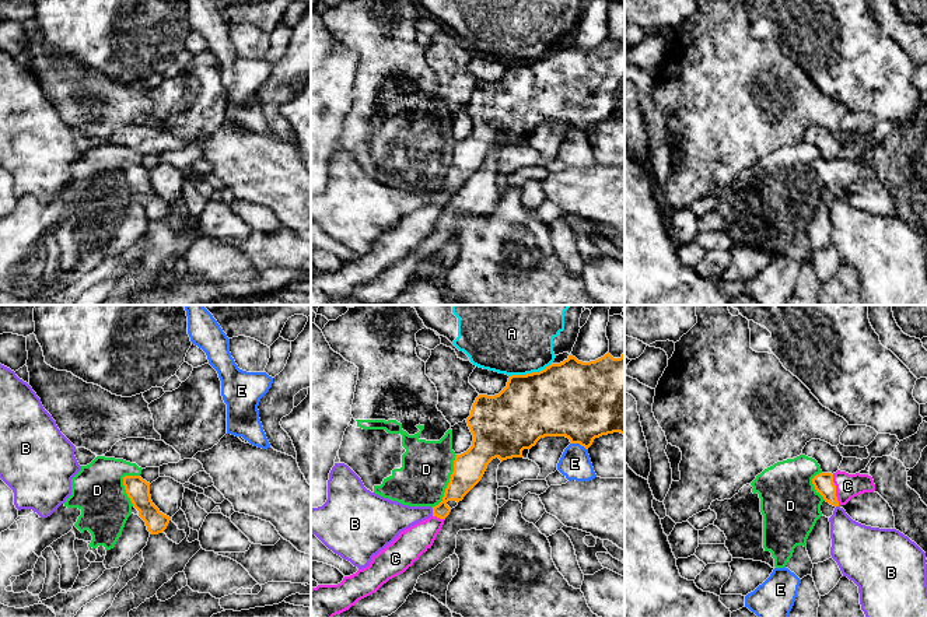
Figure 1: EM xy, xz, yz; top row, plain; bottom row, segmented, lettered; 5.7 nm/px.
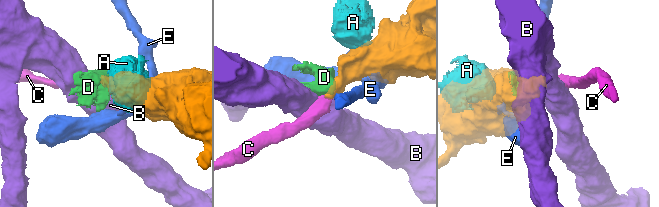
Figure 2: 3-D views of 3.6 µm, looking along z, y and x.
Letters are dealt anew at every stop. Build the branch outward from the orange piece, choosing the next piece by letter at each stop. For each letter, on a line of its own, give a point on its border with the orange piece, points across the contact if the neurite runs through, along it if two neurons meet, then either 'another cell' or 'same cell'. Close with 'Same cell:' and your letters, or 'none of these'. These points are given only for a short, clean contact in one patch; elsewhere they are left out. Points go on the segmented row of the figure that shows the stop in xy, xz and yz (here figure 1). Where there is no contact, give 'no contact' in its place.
A: meets orange in xz at (530, 374); border along xz (551, 363), (538, 371), (513, 374), (510, 377); another cell
B: meets orange in xz at (433, 512); border along xz (431, 508), (433, 515); another cell
C: meets orange in yz at (835, 490); runs through yz (824, 484), (835, 490), (847, 486); same cell
D: meets orange in xz at (448, 483); border along xz (457, 455), (444, 495), (431, 507); another cell
E: meets orange in xz at (580, 444); another cell
Same cell: C

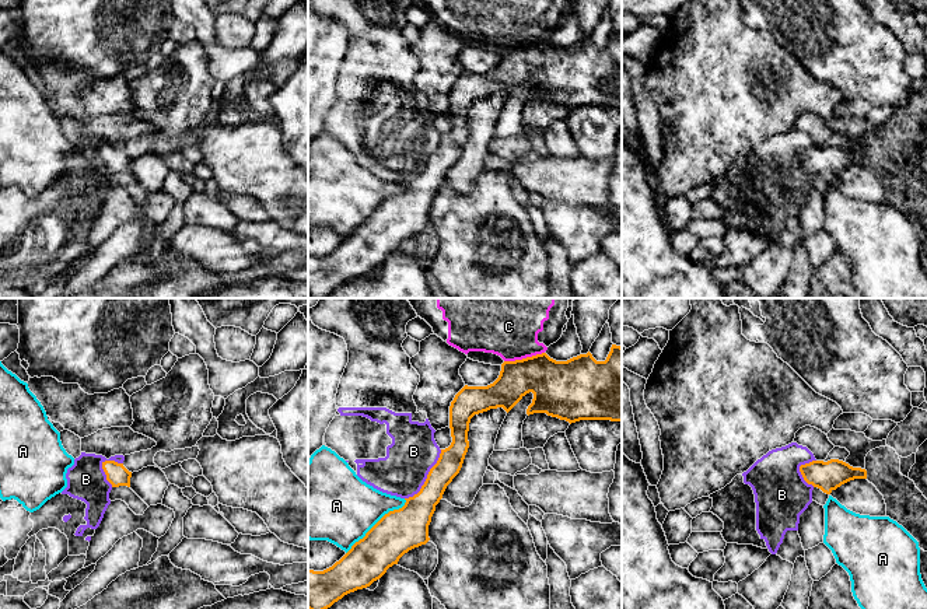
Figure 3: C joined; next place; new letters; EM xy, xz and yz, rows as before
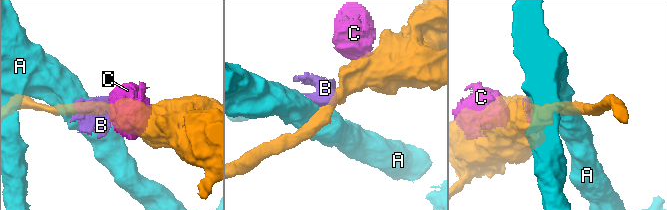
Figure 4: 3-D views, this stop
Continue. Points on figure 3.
A: meets orange in xz at (375, 524); another cell
B: meets orange in xz at (427, 478); border along xz (441, 450), (422, 487), (405, 499); another cell
C: meets orange in xz at (524, 359); border along xz (544, 352), (504, 361); another cell
Same cell: none of these

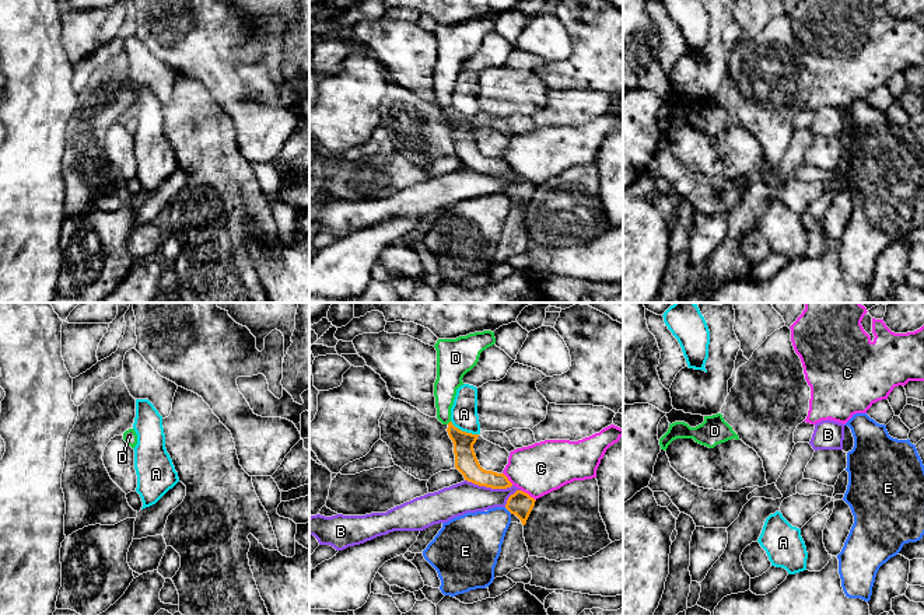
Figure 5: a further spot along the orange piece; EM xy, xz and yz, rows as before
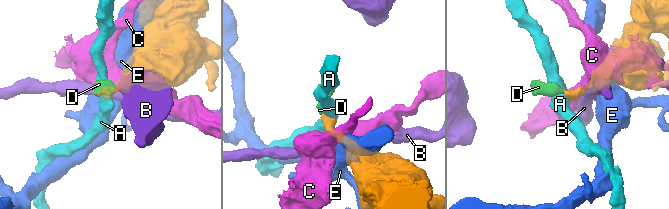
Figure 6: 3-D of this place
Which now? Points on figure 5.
A: meets orange in xz at (464, 432); border along xz (451, 420), (459, 429), (478, 434); another cell
B: meets orange in xz at (489, 486); border along xz (465, 479), (492, 488), (510, 488), (513, 485); another cell
C: meets orange in xz at (527, 493); another cell
D: no contact; same cell
E: meets orange in xz at (508, 510); another cell
Same cell: D

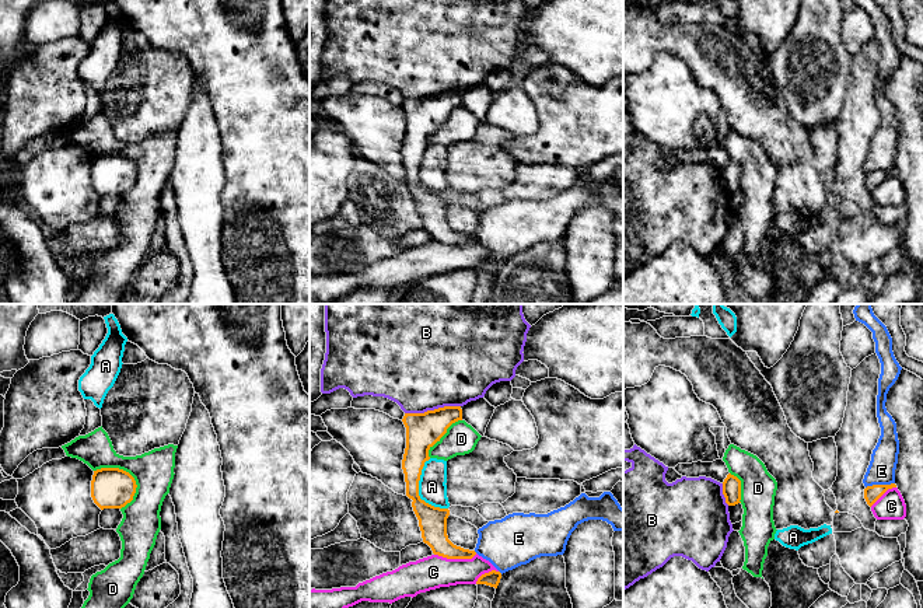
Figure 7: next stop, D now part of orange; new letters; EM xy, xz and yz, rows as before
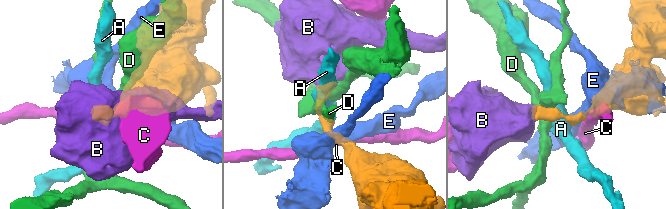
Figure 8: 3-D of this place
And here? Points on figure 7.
A: meets orange in xz at (418, 491); border along xz (430, 458), (422, 470), (419, 496), (434, 506), (447, 509); another cell
B: meets orange in xz at (432, 411); border along xz (460, 405), (444, 405), (423, 412), (405, 413); another cell
C: meets orange in xz at (455, 558); border along xz (476, 554), (471, 558), (443, 558), (434, 555); another cell
D: meets orange in xy at (125, 471); border along xy (94, 470), (125, 470), (136, 485), (133, 499); another cell
E: meets orange in yz at (880, 485); another cell
Same cell: none of these

